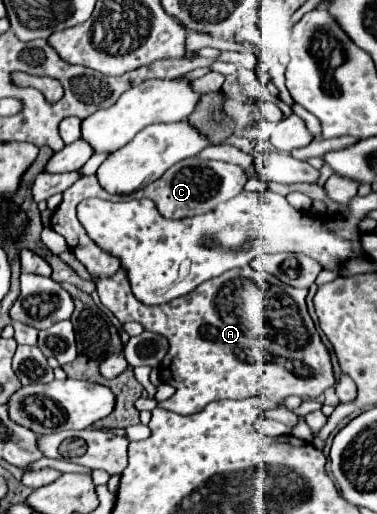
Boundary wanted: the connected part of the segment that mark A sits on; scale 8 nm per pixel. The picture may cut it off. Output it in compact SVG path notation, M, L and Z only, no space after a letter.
M250 266L230 270L214 280L208 280L198 288L198 292L190 292L190 296L182 296L164 304L162 308L146 308L138 304L134 294L130 292L130 284L126 274L118 270L110 280L98 280L96 284L100 302L104 304L120 322L140 322L144 330L156 332L168 340L168 352L160 364L160 380L176 388L174 396L160 402L158 406L166 410L174 410L178 414L194 414L202 410L212 400L222 398L250 398L250 396L266 396L270 402L282 406L282 400L288 396L318 398L336 384L330 350L322 344L320 334L306 310L306 294L308 290L300 290L276 280L276 276L258 272Z

